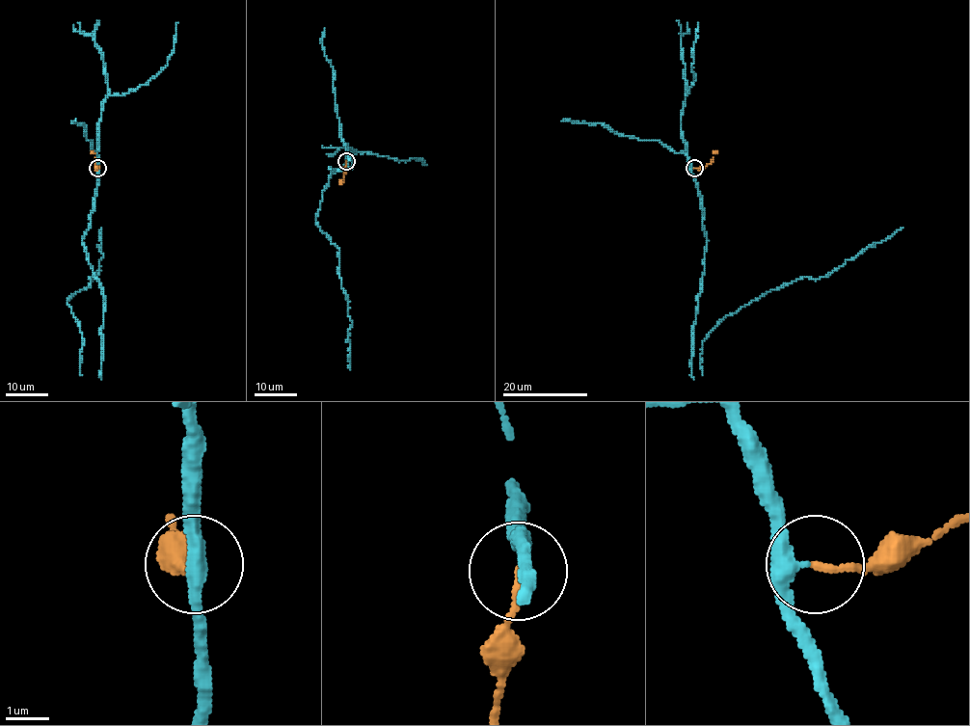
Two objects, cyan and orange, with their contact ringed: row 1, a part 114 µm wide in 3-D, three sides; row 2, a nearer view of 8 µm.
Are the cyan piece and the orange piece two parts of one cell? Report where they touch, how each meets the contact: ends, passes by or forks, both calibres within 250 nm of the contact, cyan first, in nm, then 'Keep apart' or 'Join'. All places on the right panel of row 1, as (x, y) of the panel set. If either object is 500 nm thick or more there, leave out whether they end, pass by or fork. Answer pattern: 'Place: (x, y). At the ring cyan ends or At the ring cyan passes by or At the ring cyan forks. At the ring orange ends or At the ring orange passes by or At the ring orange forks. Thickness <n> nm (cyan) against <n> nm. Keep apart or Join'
Place: (694, 168). At the ring cyan passes by. At the ring orange ends. Thickness 320 nm (cyan) against 150 nm. Join

